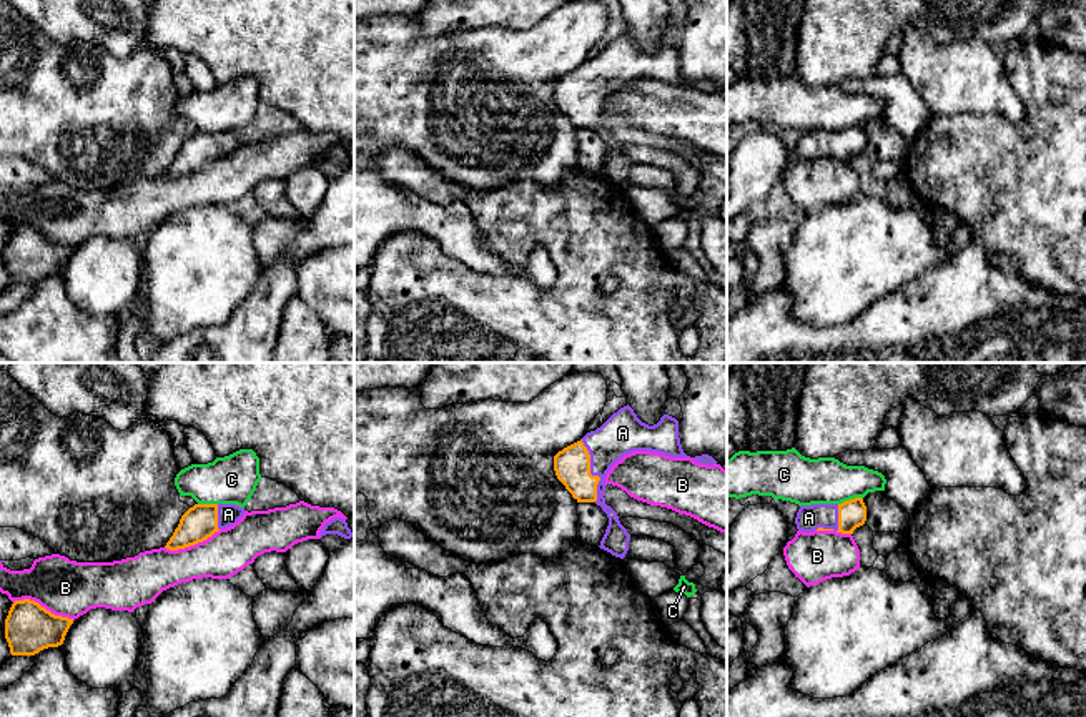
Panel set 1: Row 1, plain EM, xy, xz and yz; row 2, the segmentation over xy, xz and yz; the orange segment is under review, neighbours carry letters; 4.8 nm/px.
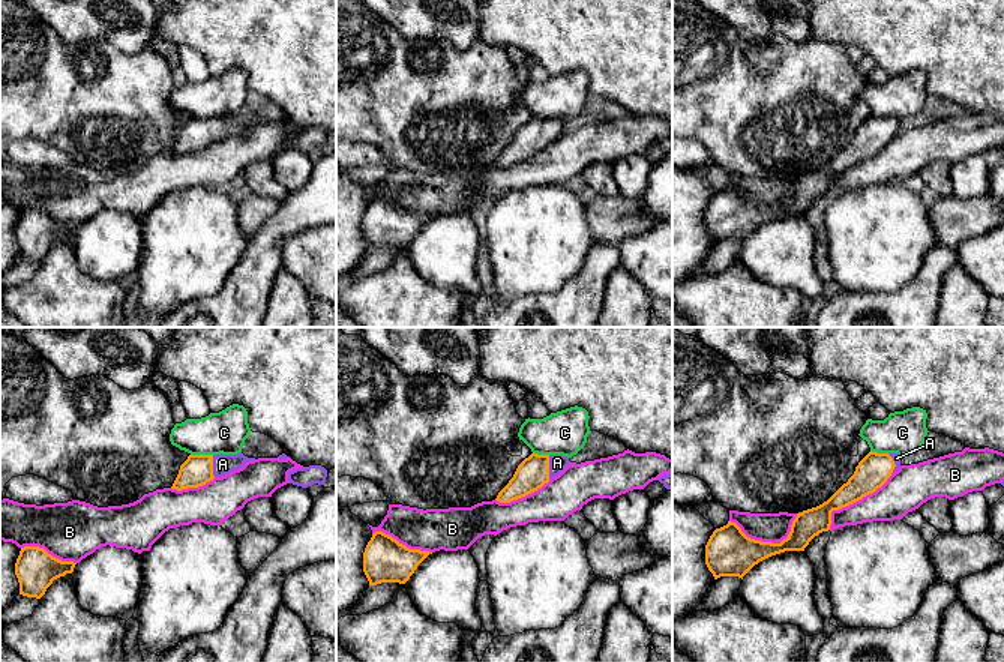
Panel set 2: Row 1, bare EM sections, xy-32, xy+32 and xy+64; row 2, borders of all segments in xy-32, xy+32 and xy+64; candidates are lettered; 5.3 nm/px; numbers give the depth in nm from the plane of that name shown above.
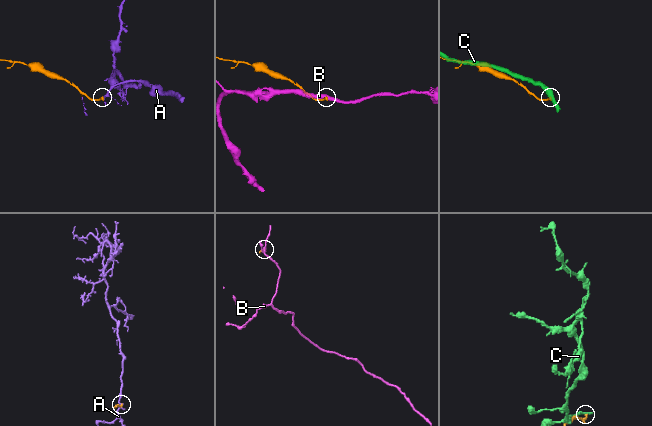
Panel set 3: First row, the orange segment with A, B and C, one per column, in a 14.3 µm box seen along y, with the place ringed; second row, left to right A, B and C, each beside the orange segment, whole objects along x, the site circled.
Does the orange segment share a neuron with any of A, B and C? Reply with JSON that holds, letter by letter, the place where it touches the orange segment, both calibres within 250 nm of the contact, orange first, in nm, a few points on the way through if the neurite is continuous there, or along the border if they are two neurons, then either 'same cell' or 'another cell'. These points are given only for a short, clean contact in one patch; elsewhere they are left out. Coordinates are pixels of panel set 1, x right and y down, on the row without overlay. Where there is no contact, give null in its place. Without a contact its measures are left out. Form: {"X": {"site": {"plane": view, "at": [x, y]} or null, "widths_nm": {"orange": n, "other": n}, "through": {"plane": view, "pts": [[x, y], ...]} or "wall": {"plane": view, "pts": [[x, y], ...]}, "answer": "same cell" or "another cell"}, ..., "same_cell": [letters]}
{"A": {"site": {"plane": "xz", "at": [589, 100]}, "widths_nm": {"orange": 180, "other": 200}, "answer": "same cell"}, "B": {"site": {"plane": "xy", "at": [44, 235]}, "widths_nm": {"orange": 240, "other": 280}, "answer": "another cell"}, "C": {"site": {"plane": "yz", "at": [850, 127]}, "widths_nm": {"orange": 140, "other": 220}, "answer": "another cell"}, "same_cell": ["A"]}

